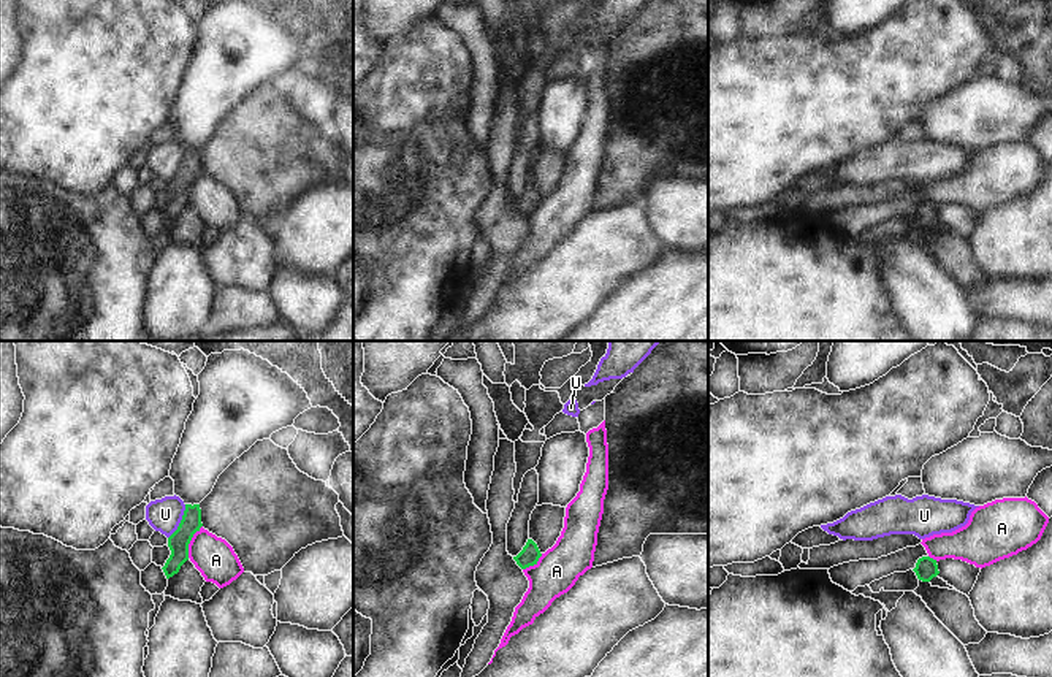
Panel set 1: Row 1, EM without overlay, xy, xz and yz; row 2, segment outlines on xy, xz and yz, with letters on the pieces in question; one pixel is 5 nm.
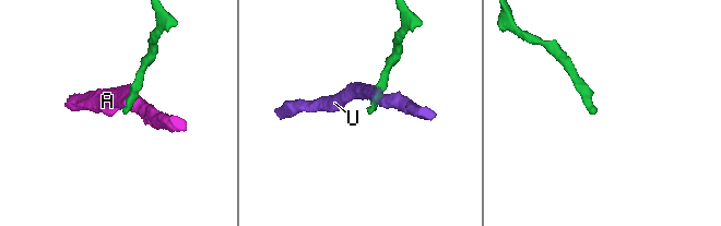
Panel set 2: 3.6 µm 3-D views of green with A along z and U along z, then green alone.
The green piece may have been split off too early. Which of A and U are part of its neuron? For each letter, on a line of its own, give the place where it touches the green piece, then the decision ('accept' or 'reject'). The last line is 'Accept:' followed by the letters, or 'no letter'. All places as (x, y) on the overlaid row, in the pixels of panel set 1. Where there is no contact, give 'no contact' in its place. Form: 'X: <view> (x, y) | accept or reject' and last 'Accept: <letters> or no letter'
A: xy (190, 539) | reject
U: xy (181, 522) | reject
Accept: no letter

